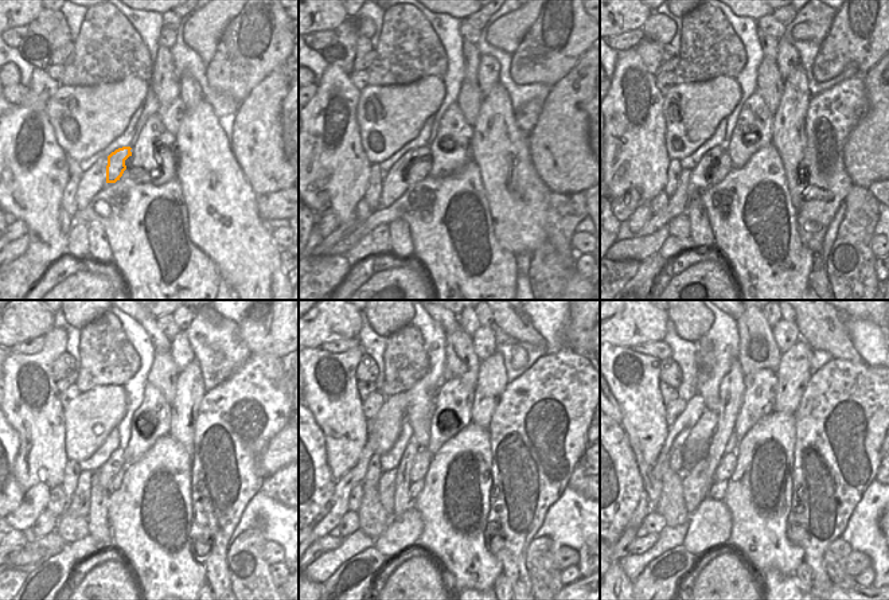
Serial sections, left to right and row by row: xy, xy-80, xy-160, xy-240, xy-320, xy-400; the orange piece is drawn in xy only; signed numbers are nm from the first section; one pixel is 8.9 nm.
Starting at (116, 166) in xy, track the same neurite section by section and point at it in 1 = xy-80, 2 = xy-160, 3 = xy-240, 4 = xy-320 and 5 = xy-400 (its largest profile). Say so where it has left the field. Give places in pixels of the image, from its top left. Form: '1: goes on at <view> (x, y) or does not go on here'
1: goes on at xy-80 (420, 166)
2: goes on at xy-160 (724, 164)
3: goes on at xy-240 (113, 486)
4: goes on at xy-320 (416, 487)
5: goes on at xy-400 (717, 490)

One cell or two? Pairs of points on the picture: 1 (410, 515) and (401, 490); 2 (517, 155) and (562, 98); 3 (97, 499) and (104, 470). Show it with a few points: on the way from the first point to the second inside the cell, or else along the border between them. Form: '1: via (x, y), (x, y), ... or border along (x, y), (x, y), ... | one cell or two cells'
1: border along (413, 505), (392, 515) | two cells
2: border along (527, 136), (527, 151), (537, 171) | two cells
3: border along (96, 472), (97, 480), (106, 489) | two cells

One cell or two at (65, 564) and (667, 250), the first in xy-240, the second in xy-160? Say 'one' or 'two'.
two

